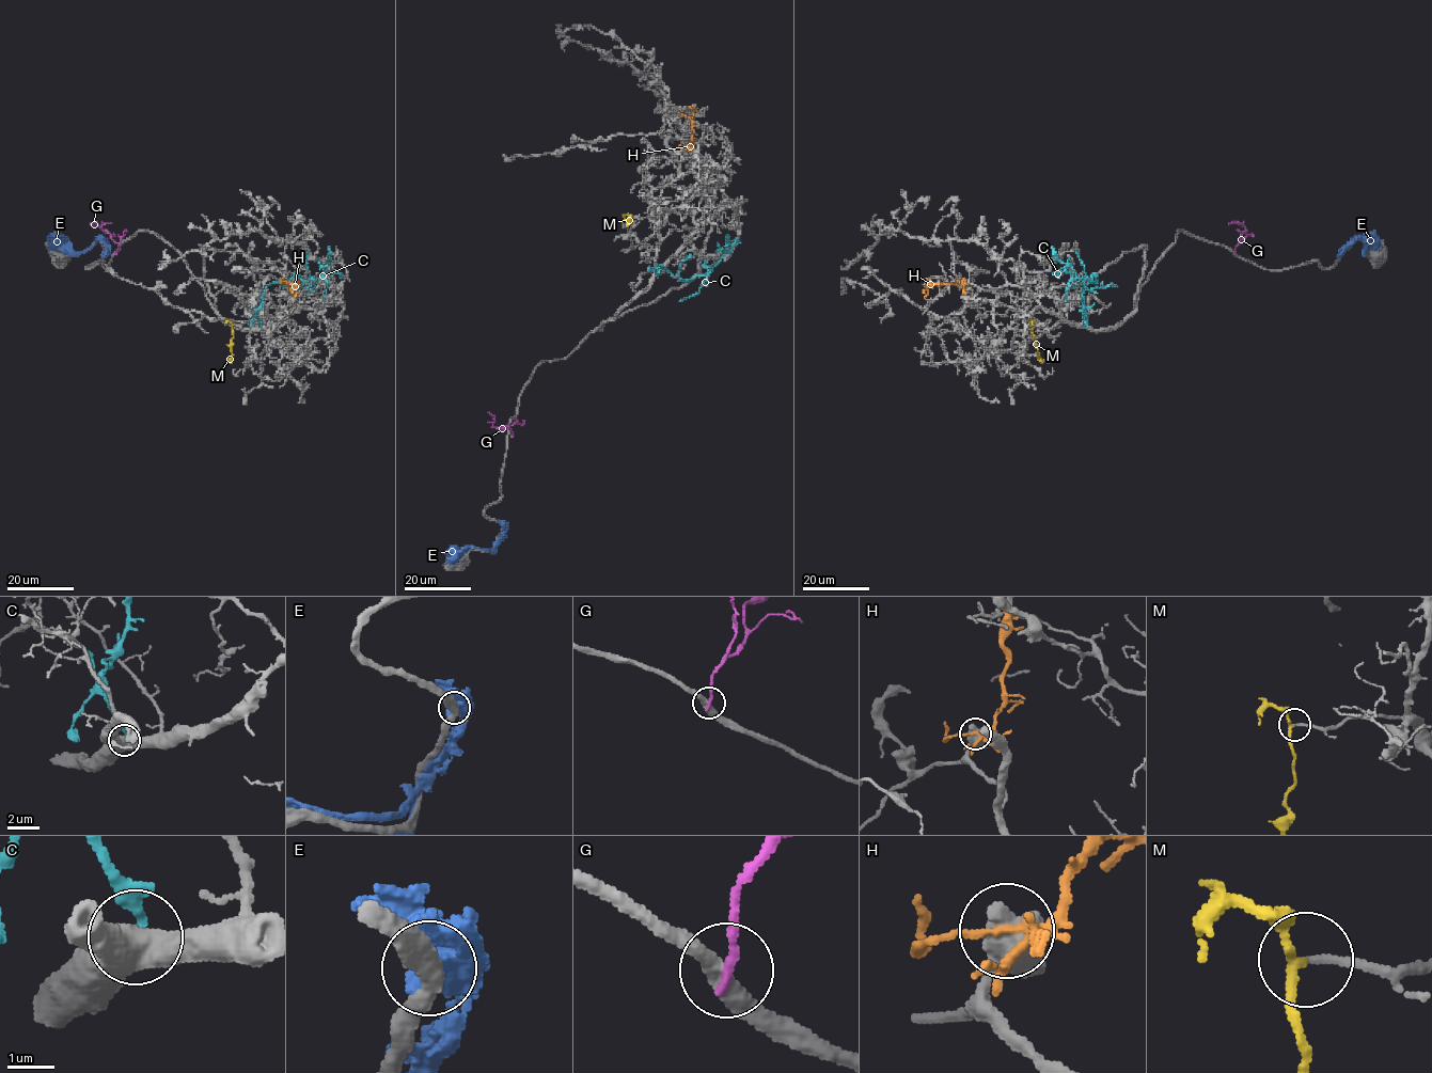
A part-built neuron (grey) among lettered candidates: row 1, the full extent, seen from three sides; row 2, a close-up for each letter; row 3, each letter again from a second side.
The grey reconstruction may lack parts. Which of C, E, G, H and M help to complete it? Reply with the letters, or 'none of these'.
M

